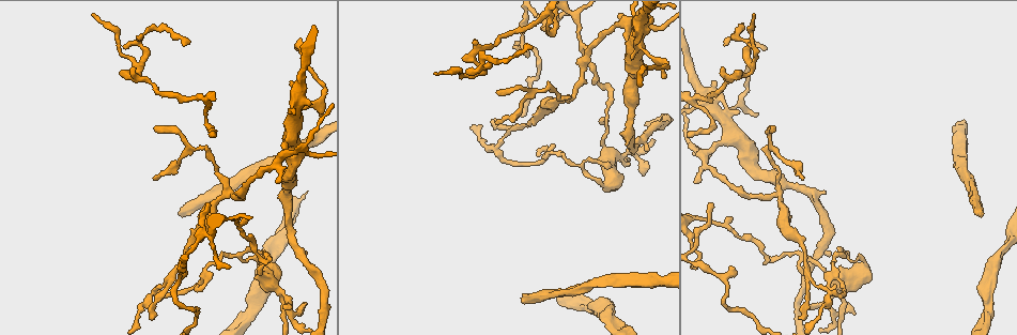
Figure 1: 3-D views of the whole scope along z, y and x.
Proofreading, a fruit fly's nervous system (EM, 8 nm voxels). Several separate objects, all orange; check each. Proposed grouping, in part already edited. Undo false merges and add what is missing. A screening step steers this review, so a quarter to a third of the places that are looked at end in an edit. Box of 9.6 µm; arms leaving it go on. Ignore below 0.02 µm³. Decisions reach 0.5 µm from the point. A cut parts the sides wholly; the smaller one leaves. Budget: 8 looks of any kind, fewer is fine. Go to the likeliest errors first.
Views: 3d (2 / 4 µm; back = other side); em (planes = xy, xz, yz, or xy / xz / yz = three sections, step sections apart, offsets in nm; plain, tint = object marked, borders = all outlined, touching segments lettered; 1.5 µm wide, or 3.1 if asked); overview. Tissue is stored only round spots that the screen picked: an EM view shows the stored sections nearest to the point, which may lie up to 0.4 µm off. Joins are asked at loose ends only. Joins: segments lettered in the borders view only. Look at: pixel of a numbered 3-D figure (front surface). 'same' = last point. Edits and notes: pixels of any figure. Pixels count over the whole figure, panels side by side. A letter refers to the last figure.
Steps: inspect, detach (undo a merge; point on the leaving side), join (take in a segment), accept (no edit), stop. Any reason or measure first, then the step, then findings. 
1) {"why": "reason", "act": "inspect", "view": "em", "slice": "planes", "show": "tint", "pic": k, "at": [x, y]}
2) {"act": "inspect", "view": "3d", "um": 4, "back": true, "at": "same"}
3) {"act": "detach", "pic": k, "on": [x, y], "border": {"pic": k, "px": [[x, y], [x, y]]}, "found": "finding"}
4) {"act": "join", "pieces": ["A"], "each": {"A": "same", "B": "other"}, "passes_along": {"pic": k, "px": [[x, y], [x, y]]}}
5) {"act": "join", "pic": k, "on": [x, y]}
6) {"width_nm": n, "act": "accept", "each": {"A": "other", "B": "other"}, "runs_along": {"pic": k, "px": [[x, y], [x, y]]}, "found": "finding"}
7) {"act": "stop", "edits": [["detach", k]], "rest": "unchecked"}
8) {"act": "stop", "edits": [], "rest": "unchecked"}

{"why": "long arm stops here", "act": "inspect", "view": "3d", "um": 2, "pic": 1, "at": [180, 214]}

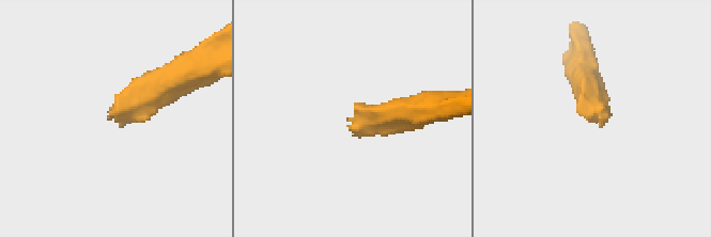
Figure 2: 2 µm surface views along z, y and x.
{"why": "shape alone is not enough", "act": "inspect", "view": "em", "slice": "planes", "show": "plain", "pic": 2, "at": [359, 138]}

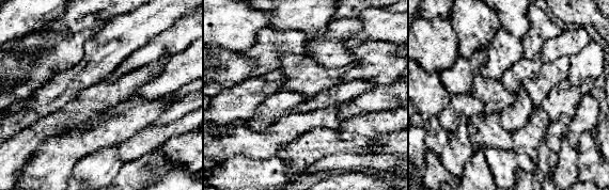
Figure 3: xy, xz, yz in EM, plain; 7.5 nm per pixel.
{"why": "see the neighbours", "act": "inspect", "view": "em", "slice": "planes", "show": "borders", "at": "same"}

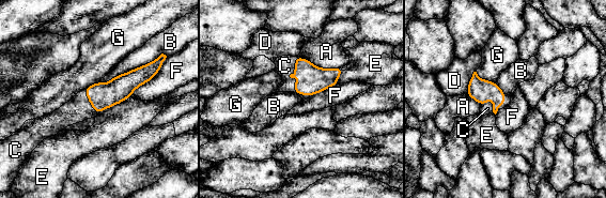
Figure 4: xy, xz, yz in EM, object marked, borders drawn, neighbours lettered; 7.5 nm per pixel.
{"width_nm": 160, "act": "join", "pieces": ["C"], "each": {"A": "other", "B": "other", "C": "same", "D": "other", "E": "other", "F": "other", "G": "other"}, "passes_along": {"pic": 4, "px": [[316, 79], [297, 77], [284, 65]]}, "found": "the neuron continues"}

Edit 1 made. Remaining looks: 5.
{"why": "redraw", "act": "inspect", "view": "overview"}

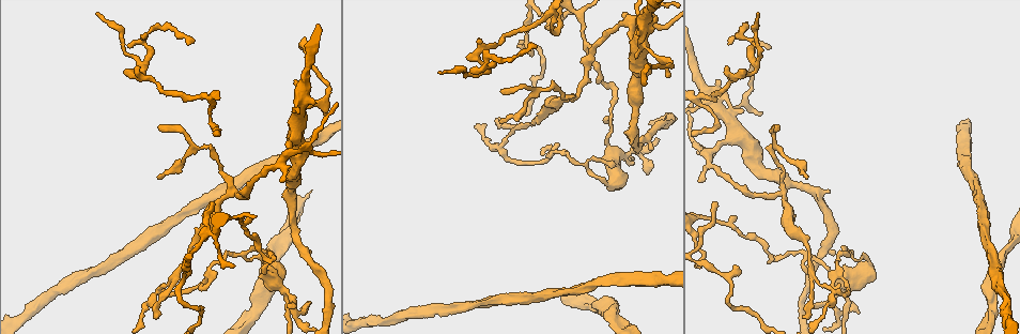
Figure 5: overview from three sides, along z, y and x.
{"why": "three-way junction", "act": "inspect", "view": "em", "slice": "xz", "step": 8, "show": "tint", "pic": 5, "at": [784, 194]}

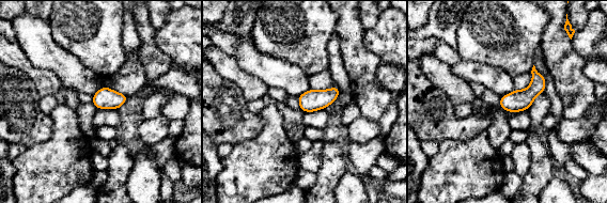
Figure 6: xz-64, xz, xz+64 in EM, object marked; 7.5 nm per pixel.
{"act": "inspect", "view": "em", "slice": "planes", "show": "borders", "at": "same"}

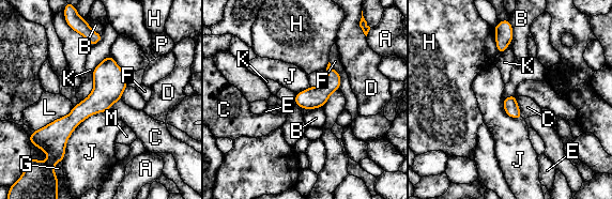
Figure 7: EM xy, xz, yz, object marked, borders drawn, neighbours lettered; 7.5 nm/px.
{"act": "accept", "each": {"A": "other", "B": "other", "C": "other", "D": "other", "E": "other", "F": "other", "G": "other", "H": "other", "J": "other", "K": "other", "L": "other", "M": "other", "P": "other"}, "found": "one neuron here"}

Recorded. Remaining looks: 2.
{"why": "tapers out", "act": "inspect", "view": "em", "slice": "planes", "show": "tint", "pic": 5, "at": [287, 304]}

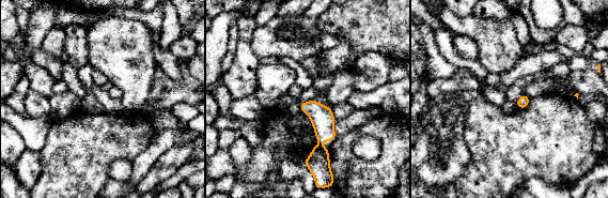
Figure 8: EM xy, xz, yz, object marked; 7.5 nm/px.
{"why": "what lies round it", "act": "inspect", "view": "em", "slice": "planes", "show": "borders", "at": "same"}

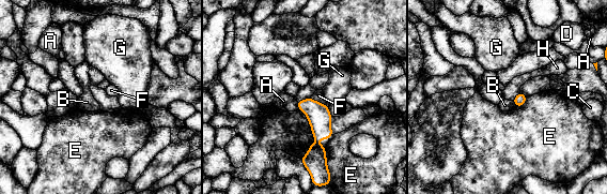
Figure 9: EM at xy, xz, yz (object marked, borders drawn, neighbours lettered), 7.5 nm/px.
{"act": "accept", "each": {"A": "other", "B": "other", "C": "other", "D": "other", "E": "other", "F": "other", "G": "other", "H": "other"}, "runs_along": {"pic": 9, "px": [[308, 101], [316, 113], [312, 165]]}, "found": "none of them fits"}

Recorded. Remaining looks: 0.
{"act": "stop", "edits": [["join", 4]], "rest": "unchecked"}

